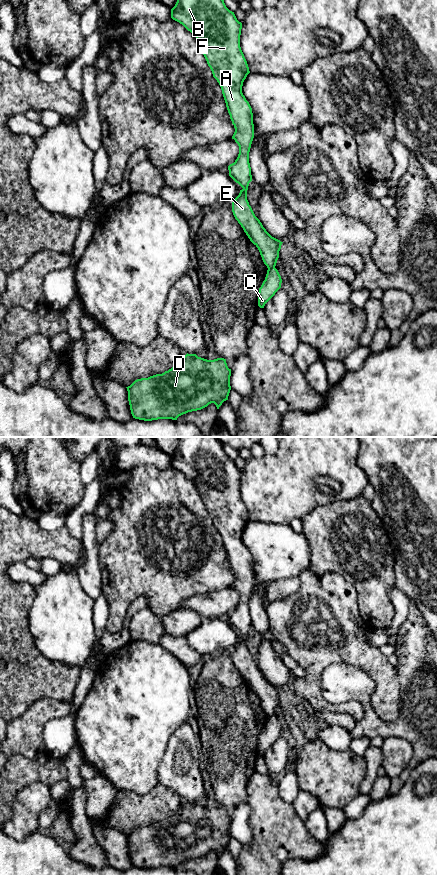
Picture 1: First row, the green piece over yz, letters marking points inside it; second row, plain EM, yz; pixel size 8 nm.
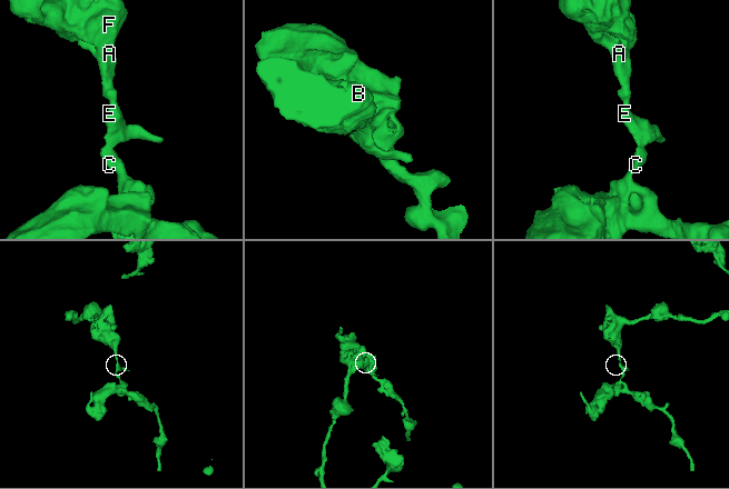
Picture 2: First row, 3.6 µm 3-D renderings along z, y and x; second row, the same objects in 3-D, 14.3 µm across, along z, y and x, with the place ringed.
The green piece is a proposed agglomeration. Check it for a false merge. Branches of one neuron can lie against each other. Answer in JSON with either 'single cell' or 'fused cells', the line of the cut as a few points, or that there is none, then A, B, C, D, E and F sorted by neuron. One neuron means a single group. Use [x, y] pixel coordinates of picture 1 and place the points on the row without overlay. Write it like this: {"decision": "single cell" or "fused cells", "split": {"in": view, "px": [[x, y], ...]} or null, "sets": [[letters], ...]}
{"decision": "fused cells", "split": {"in": "yz", "px": [[274, 714], [268, 716]]}, "sets": [["A", "B", "E", "F"], ["C", "D"]]}

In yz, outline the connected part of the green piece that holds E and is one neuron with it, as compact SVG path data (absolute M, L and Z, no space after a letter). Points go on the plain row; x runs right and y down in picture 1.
M180 437L177 450L171 457L171 466L190 479L198 490L210 515L213 525L219 531L235 580L232 587L239 594L239 602L228 614L229 624L243 637L232 650L232 660L250 689L258 696L267 716L276 714L283 690L272 685L255 664L247 648L247 638L252 629L249 600L254 586L253 561L249 550L242 541L243 530L250 521L247 509L240 495L242 471L239 470L223 448L217 437Z

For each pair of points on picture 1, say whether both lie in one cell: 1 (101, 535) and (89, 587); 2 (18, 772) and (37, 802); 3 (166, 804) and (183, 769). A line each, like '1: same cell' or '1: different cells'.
1: different cells
2: different cells
3: different cells

